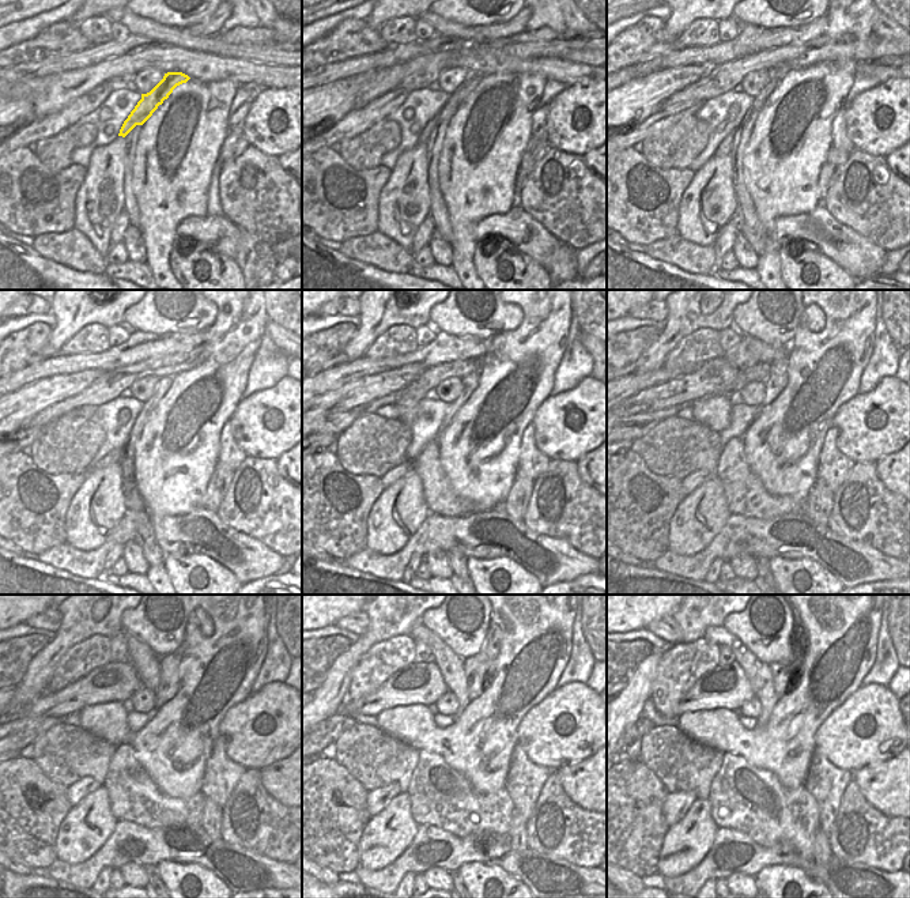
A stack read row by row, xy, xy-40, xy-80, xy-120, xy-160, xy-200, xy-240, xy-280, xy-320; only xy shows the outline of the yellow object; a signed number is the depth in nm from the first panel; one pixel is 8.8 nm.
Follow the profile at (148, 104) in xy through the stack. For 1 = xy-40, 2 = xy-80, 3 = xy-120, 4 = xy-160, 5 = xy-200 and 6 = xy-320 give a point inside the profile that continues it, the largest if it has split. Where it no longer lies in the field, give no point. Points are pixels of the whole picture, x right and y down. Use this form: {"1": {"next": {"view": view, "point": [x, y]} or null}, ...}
{"1": {"next": {"view": "xy-40", "point": [454, 100]}}, "2": {"next": {"view": "xy-80", "point": [724, 148]}}, "3": {"next": {"view": "xy-120", "point": [114, 456]}}, "4": {"next": {"view": "xy-160", "point": [389, 478]}}, "5": {"next": {"view": "xy-200", "point": [690, 483]}}, "6": {"next": {"view": "xy-320", "point": [675, 806]}}}

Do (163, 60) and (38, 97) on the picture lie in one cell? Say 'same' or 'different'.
same

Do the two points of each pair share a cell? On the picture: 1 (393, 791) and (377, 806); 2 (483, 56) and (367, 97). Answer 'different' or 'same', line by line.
1: same
2: same

